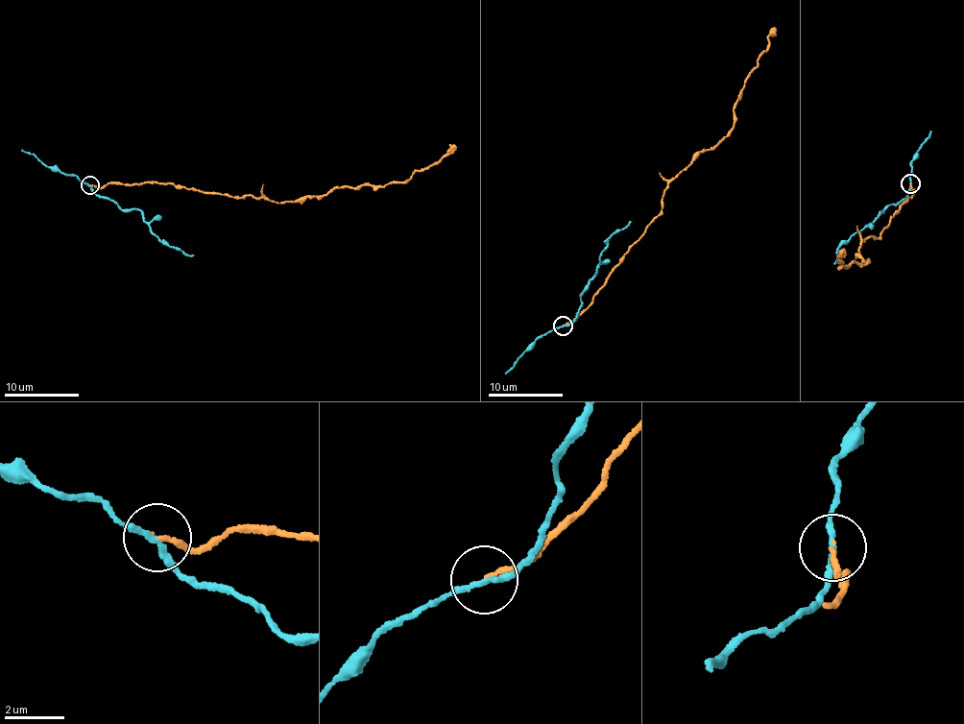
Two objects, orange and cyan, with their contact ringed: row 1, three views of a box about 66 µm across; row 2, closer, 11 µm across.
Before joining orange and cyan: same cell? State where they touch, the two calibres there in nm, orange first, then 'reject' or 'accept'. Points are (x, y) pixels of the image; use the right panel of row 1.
at (910, 183); 160 nm thick on the orange side, 180 nm on the other; reject

